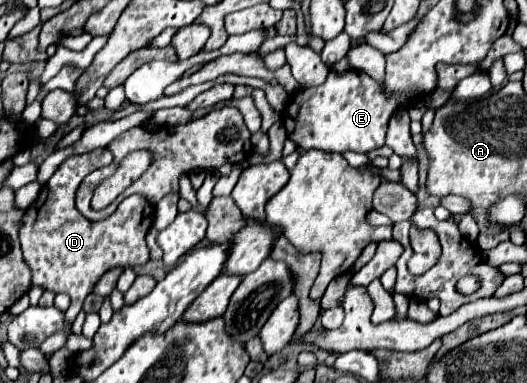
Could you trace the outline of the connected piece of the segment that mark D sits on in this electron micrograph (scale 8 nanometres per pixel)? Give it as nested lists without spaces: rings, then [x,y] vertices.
[[[109,146],[103,148],[95,148],[91,152],[85,154],[75,154],[71,158],[67,158],[57,172],[51,176],[51,180],[41,188],[39,198],[35,200],[35,204],[31,204],[27,208],[27,216],[23,218],[23,228],[19,230],[19,238],[21,238],[21,250],[23,250],[23,258],[27,260],[31,272],[33,272],[33,286],[43,286],[45,290],[51,292],[67,292],[71,296],[71,303],[65,312],[65,317],[69,324],[73,324],[75,318],[81,312],[85,296],[93,290],[95,282],[113,266],[141,266],[149,260],[149,248],[145,244],[145,234],[153,224],[153,206],[147,204],[147,200],[143,200],[143,196],[133,194],[127,196],[117,210],[101,220],[101,222],[91,222],[87,220],[77,208],[75,208],[75,192],[81,184],[81,180],[91,174],[93,170],[111,164],[113,154],[109,150]]]

